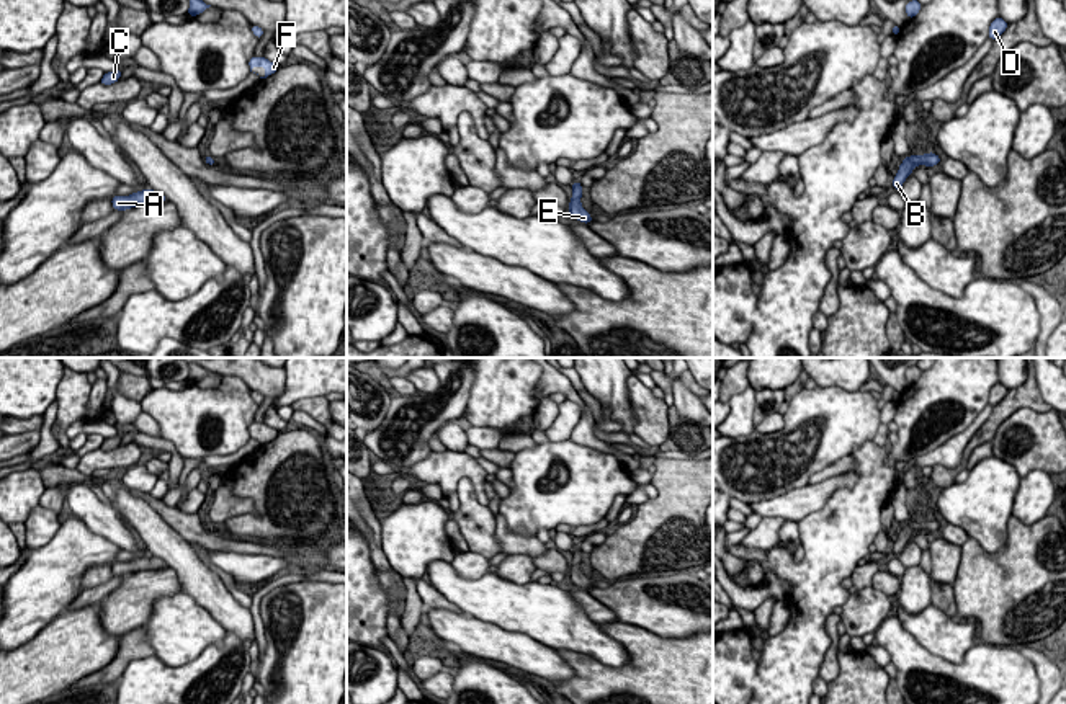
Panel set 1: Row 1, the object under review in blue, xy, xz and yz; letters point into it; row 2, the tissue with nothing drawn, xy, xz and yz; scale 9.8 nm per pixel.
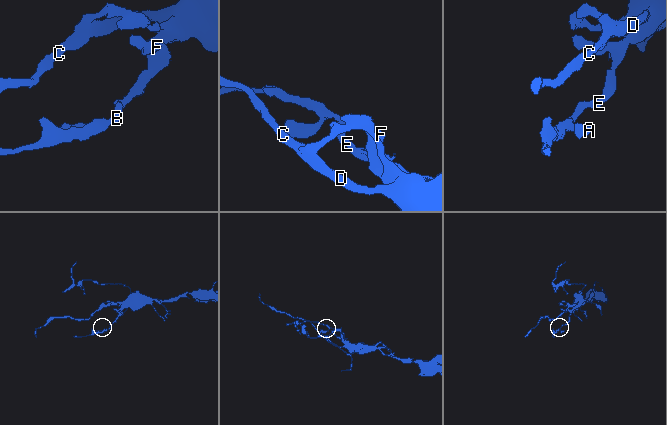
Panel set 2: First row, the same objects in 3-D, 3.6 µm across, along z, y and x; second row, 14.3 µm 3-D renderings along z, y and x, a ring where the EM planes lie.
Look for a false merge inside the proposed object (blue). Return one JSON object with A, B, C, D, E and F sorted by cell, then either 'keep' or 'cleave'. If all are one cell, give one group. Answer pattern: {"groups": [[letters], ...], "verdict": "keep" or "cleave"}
{"groups": [["A", "B", "C", "D", "E", "F"]], "verdict": "keep"}

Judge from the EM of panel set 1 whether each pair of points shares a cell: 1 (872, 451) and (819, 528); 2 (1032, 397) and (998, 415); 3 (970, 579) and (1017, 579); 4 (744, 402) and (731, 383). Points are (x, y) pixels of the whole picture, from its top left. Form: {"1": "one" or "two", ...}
{"1": "one", "2": "one", "3": "one", "4": "two"}

